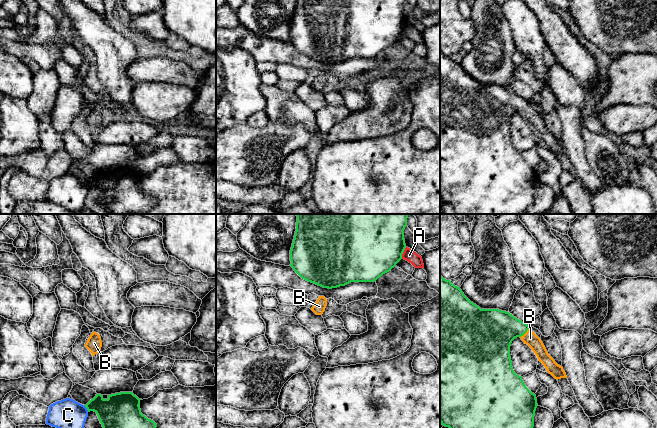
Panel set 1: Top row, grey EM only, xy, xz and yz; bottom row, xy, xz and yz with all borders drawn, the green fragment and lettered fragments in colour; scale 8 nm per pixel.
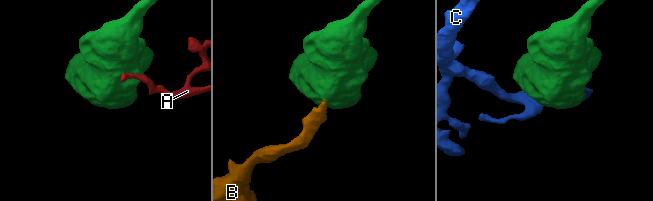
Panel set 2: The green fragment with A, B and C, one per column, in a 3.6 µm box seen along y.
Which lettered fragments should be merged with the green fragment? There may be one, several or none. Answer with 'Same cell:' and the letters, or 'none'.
Same cell: B

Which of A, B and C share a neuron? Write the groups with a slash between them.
A / B / C

